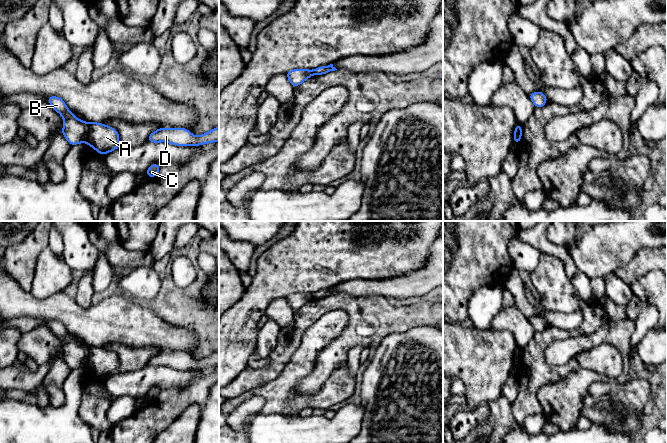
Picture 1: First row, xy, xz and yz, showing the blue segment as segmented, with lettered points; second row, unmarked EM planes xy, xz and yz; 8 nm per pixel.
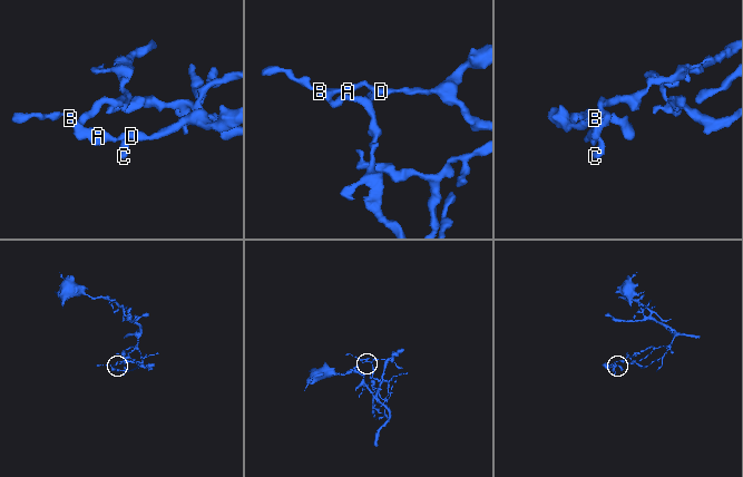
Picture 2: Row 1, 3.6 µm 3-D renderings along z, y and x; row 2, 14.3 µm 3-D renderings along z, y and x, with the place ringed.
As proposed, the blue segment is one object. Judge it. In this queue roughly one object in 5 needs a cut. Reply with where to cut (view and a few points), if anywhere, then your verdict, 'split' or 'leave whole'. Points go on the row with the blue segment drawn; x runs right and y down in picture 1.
cut xy (89, 123), (85, 141); split

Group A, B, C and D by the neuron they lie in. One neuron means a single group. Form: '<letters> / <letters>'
A C D / B

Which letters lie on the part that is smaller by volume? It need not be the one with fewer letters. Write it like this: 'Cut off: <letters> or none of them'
Cut off: A, C, D

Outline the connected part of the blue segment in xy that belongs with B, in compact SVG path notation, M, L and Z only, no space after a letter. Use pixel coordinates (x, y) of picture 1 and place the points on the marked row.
M48 96L48 102L52 108L57 111L63 118L63 130L61 133L71 146L86 142L88 135L89 123L79 120L67 108L62 98L57 96Z

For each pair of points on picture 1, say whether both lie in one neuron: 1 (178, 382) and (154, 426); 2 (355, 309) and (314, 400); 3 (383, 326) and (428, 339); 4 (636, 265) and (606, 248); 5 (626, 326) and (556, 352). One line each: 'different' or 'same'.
1: different
2: different
3: different
4: different
5: same

